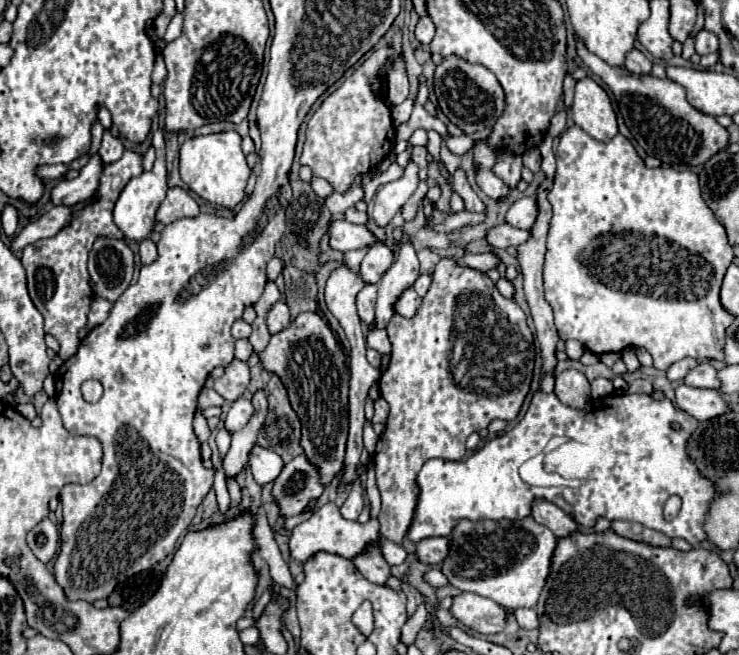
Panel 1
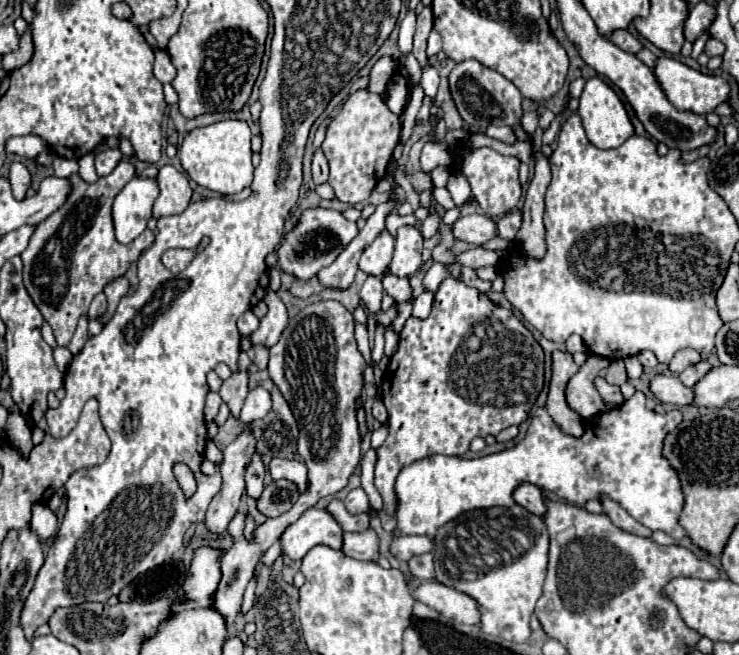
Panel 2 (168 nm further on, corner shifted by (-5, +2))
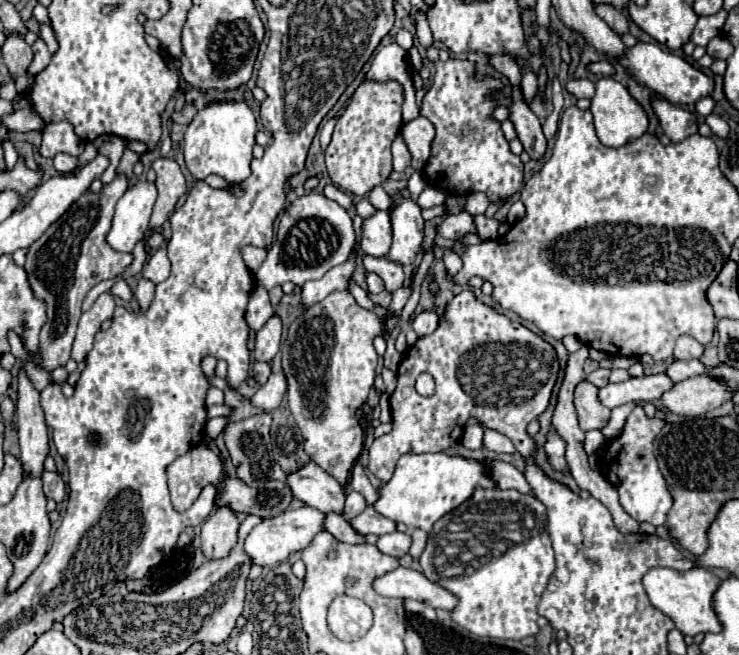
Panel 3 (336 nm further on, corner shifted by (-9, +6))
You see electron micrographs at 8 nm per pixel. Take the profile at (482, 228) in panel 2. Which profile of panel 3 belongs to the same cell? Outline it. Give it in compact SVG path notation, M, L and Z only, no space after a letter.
M460 212L460 214L450 214L442 220L442 224L436 228L436 234L448 240L458 240L468 232L476 232L472 224L472 214Z

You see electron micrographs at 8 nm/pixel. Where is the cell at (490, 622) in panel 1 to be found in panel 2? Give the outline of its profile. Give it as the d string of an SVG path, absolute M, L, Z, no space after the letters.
M424 582L412 592L412 596L424 602L426 606L438 610L446 618L468 626L480 626L480 604L472 596L456 592L456 588L448 588L440 582Z

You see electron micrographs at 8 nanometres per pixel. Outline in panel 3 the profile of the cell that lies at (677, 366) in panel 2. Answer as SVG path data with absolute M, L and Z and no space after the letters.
M680 336L676 340L676 348L674 348L674 358L676 360L690 360L690 358L700 358L704 352L702 344L696 342L692 336Z

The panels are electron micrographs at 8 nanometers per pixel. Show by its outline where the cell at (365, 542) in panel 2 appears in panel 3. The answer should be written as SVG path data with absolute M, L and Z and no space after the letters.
M328 512L324 516L324 530L328 530L340 542L348 542L348 544L364 542L362 536L356 534L356 530L338 512Z

